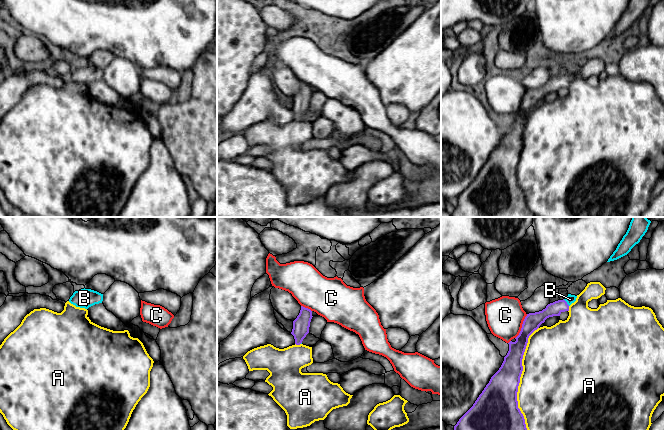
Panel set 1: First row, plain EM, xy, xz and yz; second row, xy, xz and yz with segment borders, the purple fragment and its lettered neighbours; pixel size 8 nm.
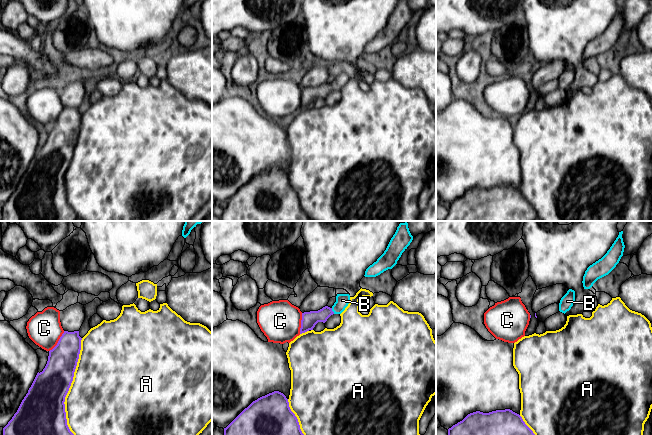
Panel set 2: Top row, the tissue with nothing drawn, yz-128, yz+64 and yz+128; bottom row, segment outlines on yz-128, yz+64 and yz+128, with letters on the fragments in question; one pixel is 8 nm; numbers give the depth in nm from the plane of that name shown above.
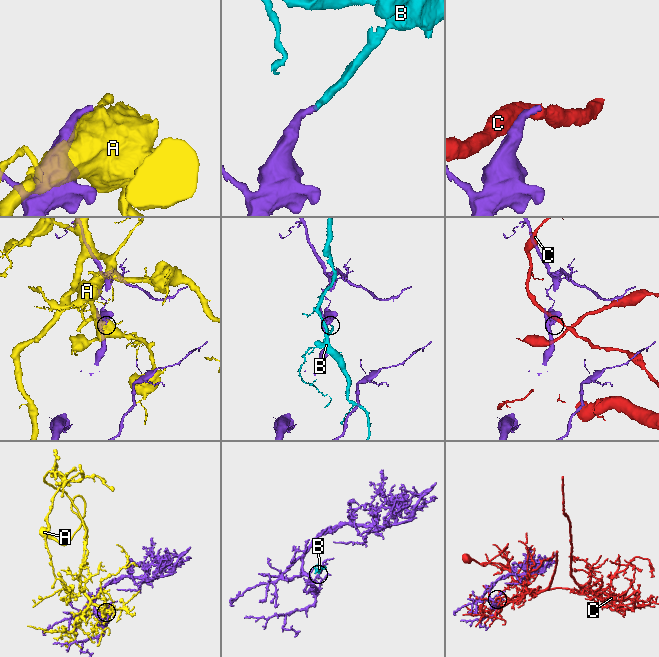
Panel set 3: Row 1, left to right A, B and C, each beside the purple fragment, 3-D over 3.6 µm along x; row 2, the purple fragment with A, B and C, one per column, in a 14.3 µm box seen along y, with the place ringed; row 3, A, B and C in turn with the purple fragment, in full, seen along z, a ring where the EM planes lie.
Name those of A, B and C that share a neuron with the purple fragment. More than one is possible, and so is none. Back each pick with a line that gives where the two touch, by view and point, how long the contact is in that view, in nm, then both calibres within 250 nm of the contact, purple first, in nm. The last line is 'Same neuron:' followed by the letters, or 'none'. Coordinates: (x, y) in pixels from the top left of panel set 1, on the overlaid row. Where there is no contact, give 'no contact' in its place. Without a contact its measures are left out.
B: meets purple in yz at (566, 302); contact 80 nm long; 110 nm thick on the purple side, 70 nm on the other
Same neuron: B

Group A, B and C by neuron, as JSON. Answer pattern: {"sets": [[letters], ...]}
{"sets": [["A"], ["B"], ["C"]]}

